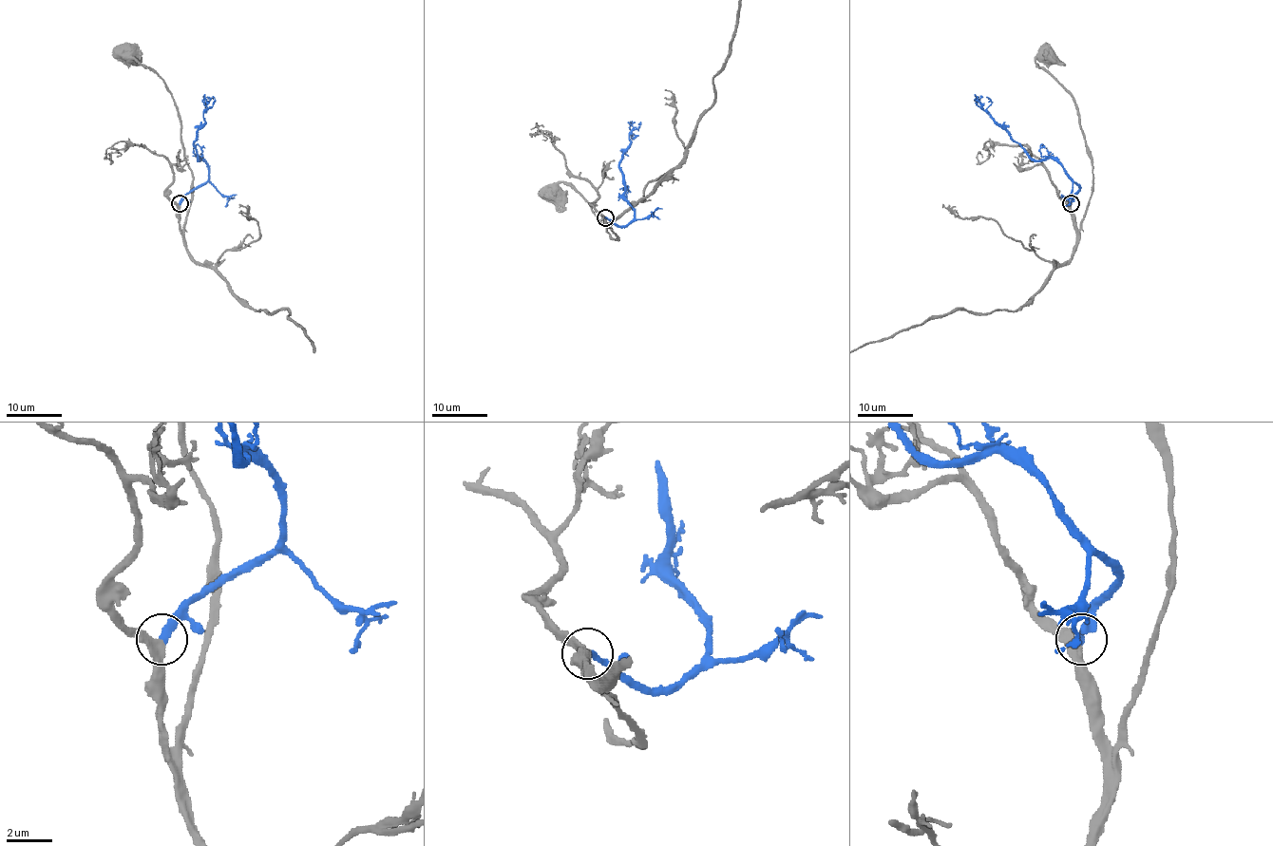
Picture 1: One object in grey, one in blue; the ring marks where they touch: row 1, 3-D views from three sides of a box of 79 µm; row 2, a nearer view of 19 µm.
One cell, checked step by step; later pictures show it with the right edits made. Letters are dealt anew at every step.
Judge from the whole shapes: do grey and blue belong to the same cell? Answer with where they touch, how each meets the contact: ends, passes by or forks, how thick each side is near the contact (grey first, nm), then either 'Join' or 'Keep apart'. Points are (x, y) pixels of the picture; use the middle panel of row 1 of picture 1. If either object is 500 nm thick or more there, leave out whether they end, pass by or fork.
Place: (605, 217). At the ring grey passes by. At the ring blue ends. Thickness 320 nm (grey) against 280 nm. Join

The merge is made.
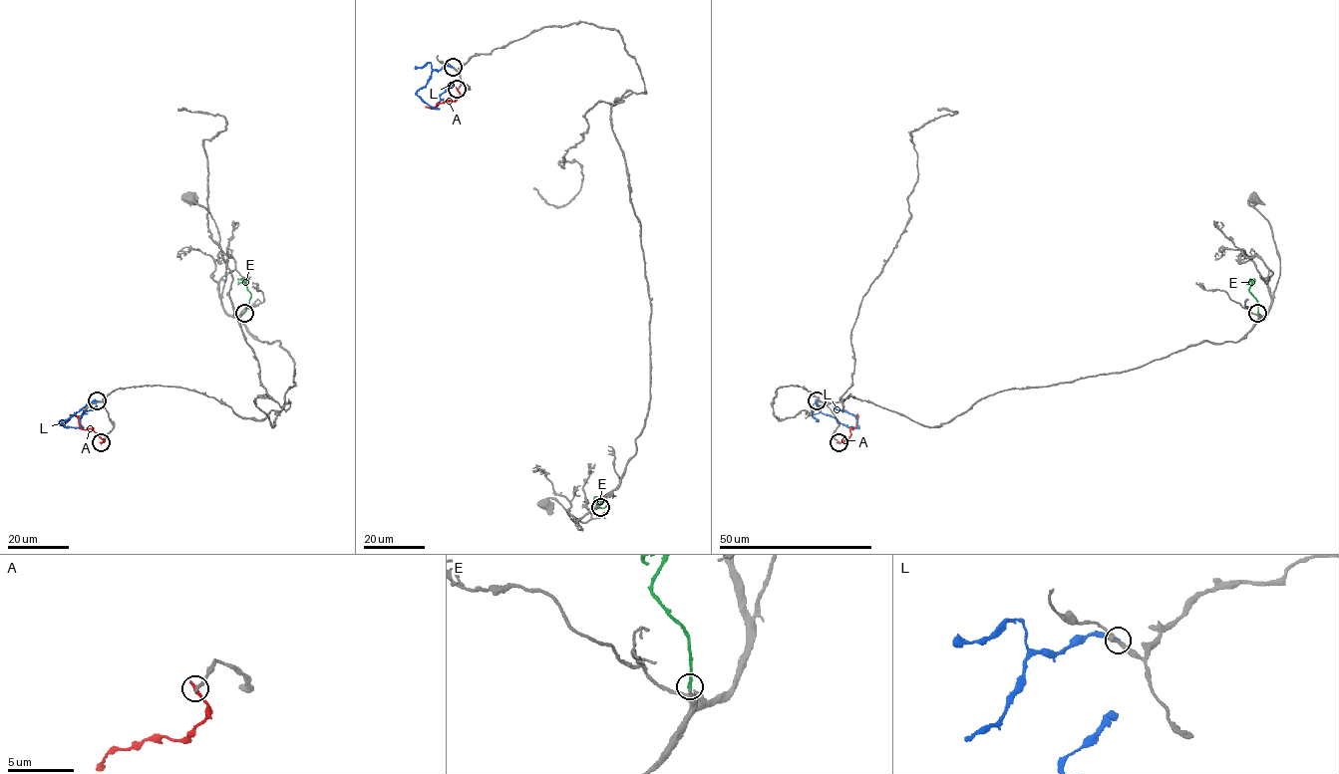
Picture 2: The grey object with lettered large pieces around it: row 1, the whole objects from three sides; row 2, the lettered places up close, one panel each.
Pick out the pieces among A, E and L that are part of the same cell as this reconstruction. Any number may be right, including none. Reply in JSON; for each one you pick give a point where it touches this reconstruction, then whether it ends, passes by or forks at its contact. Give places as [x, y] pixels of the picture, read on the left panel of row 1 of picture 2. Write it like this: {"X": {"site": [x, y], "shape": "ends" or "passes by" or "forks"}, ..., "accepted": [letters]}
{"E": {"site": [244, 313], "shape": "ends"}, "accepted": ["E"]}

